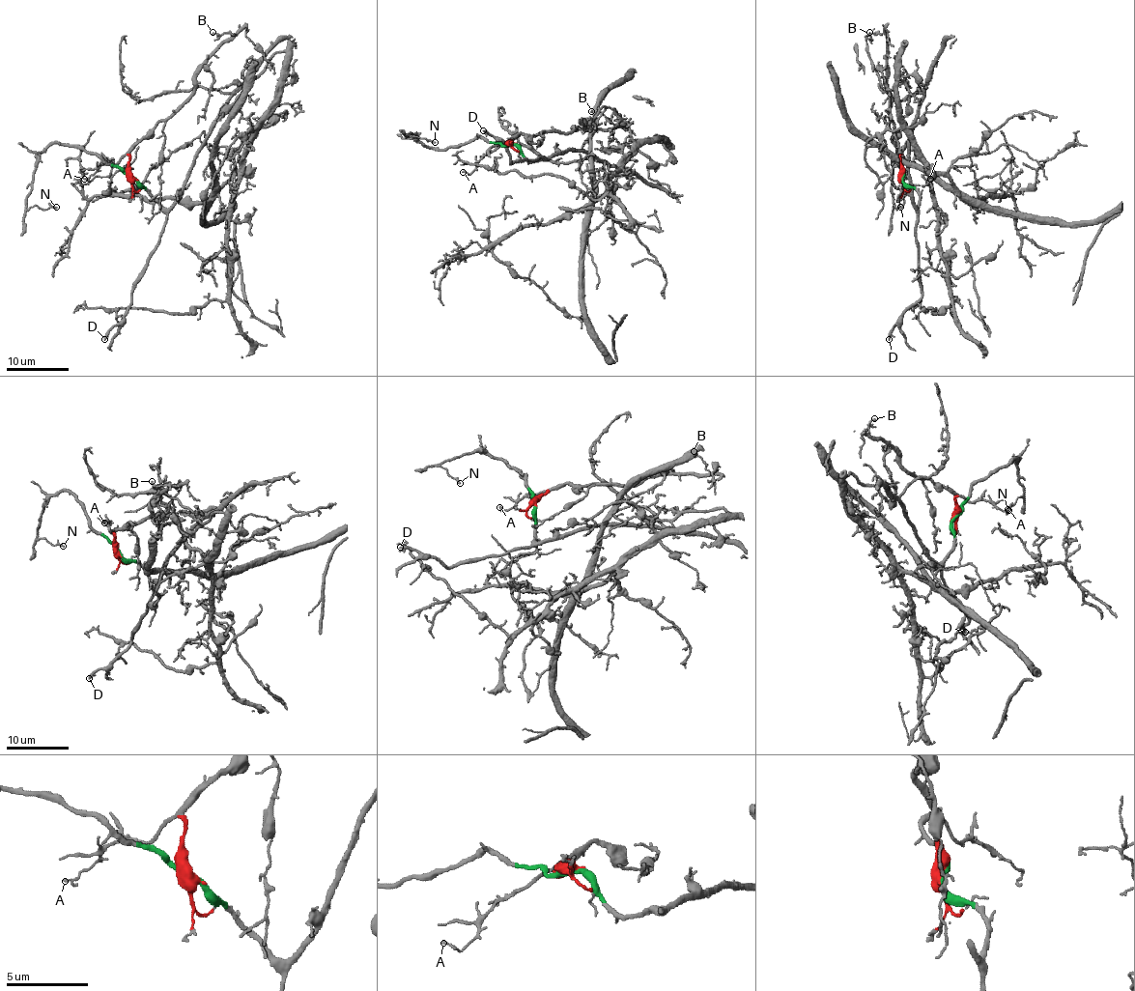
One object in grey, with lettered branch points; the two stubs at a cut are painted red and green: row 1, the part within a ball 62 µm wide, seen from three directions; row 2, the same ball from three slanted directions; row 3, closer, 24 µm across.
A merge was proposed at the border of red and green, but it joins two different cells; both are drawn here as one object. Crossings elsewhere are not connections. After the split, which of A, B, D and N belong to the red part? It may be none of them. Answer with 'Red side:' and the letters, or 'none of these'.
Red side: A, B

